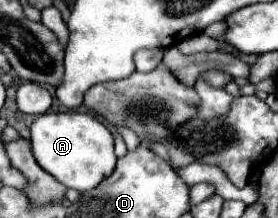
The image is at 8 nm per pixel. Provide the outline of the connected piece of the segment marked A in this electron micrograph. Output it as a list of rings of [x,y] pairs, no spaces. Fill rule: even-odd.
[[[61,112],[61,114],[41,114],[31,126],[33,156],[37,164],[55,176],[67,188],[79,192],[93,190],[115,170],[117,156],[113,152],[113,134],[97,118],[81,112]]]

